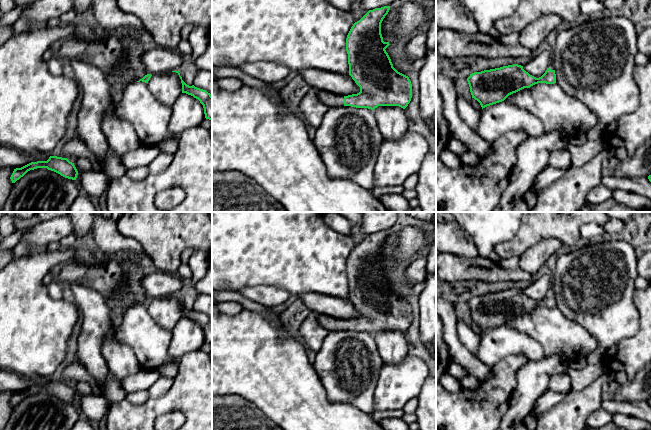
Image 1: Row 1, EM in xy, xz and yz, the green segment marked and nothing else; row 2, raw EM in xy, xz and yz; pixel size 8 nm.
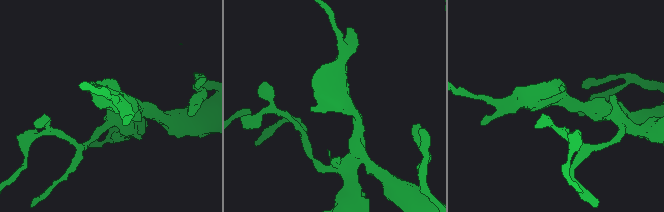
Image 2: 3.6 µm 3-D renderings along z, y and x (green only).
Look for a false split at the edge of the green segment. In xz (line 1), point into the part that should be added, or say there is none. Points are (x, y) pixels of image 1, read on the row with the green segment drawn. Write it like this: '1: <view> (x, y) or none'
1: xz (329, 99)

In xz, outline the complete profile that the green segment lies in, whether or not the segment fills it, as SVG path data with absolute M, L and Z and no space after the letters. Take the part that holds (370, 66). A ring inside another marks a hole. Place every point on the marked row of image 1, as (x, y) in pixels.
M390 6L369 10L351 27L346 38L349 75L360 87L360 92L348 96L318 91L318 99L328 106L351 106L374 110L378 106L399 106L405 109L412 98L412 84L408 76L398 72L386 52L389 42L384 42L381 34L381 23L388 14Z

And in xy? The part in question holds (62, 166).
M50 156L47 161L31 162L21 168L14 169L10 179L12 183L15 183L28 171L37 168L47 168L48 170L54 171L61 176L72 180L76 180L78 175L78 171L74 163L70 162L67 158Z

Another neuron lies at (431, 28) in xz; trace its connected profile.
M436 0L434 7L431 9L431 19L426 29L429 33L426 48L428 50L436 49Z

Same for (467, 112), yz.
M461 97L457 98L457 106L462 120L474 131L479 122L479 112Z

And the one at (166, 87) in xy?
M176 72L152 74L147 87L160 103L168 106L173 106L182 93L181 79Z

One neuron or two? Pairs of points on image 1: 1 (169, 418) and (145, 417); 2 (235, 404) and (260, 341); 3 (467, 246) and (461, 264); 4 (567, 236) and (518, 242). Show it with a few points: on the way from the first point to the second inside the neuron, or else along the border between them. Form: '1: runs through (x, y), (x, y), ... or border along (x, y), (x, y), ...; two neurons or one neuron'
1: border along (181, 412), (169, 411), (155, 419); two neurons
2: border along (222, 395), (240, 395), (259, 407); two neurons
3: border along (446, 252), (466, 257), (478, 256); two neurons
4: runs through (555, 231), (532, 231), (530, 233); one neuron

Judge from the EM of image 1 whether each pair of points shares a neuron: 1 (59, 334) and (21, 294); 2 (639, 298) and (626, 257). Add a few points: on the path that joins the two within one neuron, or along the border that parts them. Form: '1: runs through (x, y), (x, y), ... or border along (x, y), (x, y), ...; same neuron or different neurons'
1: runs through (49, 324), (29, 304); same neuron
2: border along (634, 289), (633, 303), (638, 312); different neurons

